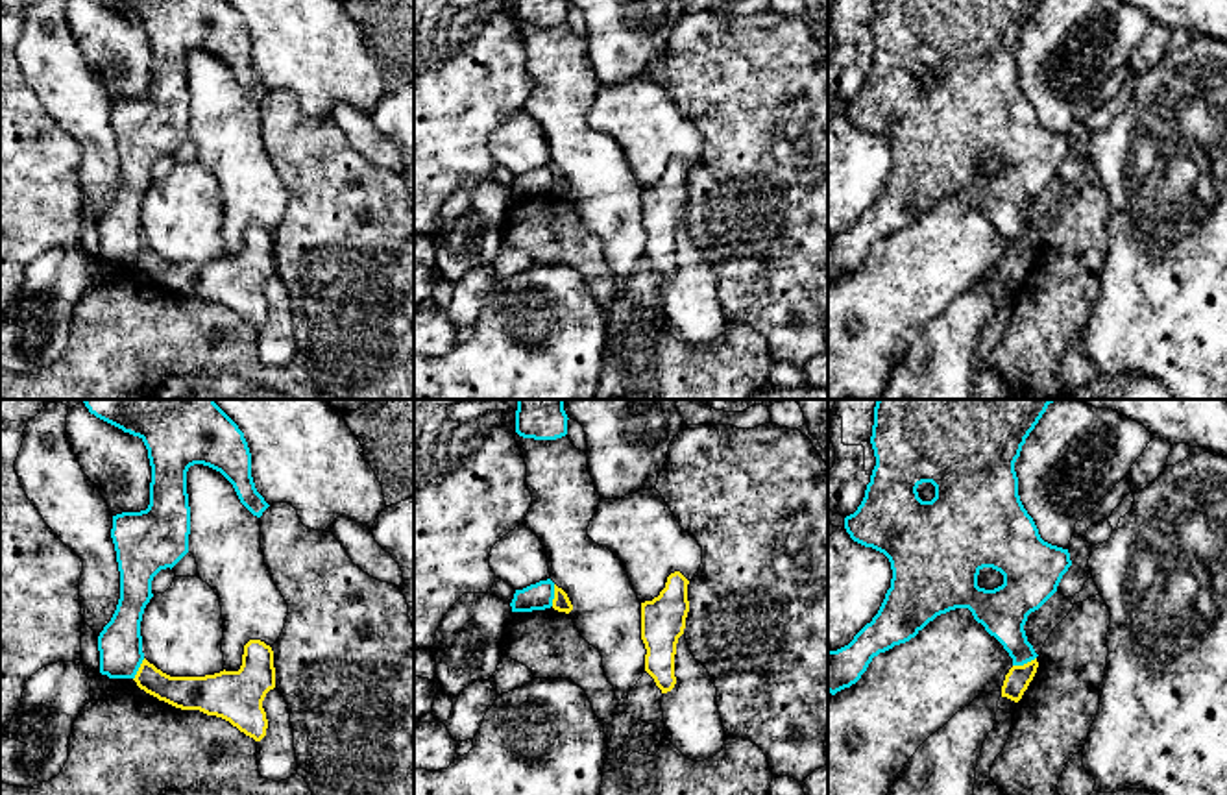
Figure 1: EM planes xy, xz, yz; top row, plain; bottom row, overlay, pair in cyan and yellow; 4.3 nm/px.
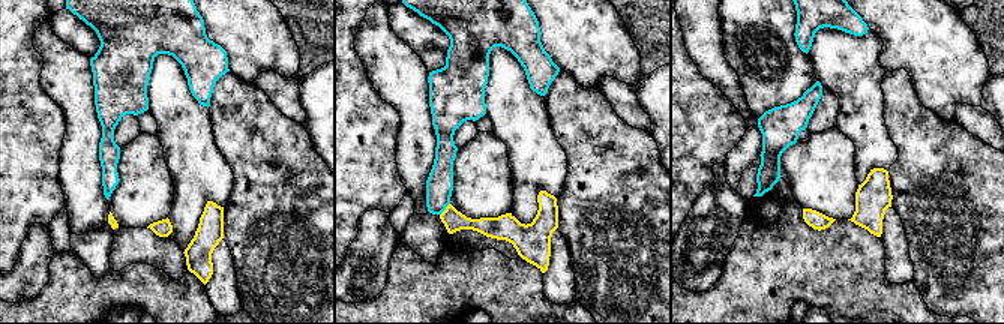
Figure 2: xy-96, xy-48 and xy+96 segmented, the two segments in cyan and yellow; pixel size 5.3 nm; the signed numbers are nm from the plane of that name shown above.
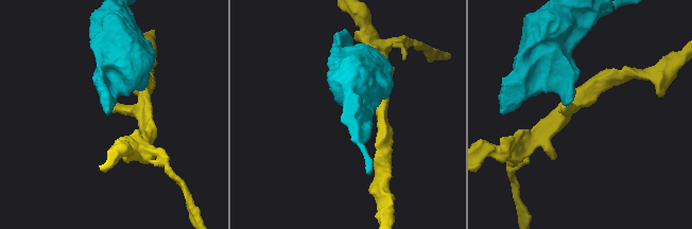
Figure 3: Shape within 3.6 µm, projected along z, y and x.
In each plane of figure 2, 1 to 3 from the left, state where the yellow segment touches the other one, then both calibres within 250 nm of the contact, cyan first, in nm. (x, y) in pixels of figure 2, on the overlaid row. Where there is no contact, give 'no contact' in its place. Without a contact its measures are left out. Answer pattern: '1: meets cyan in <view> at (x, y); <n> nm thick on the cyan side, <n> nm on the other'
1: no contact
2: meets cyan in xy-48 at (444, 209); 140 nm thick on the cyan side, 120 nm on the other
3: no contact

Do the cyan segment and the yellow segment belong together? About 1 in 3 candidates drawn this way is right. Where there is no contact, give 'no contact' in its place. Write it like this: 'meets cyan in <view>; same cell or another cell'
meets cyan in yz; another cell

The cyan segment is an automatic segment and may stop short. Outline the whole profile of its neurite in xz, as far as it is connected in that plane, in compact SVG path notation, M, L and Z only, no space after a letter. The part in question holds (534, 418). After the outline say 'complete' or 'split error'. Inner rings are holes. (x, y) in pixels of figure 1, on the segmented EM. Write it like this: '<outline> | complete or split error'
M516 399L516 433L523 438L556 440L567 434L564 399Z | complete

